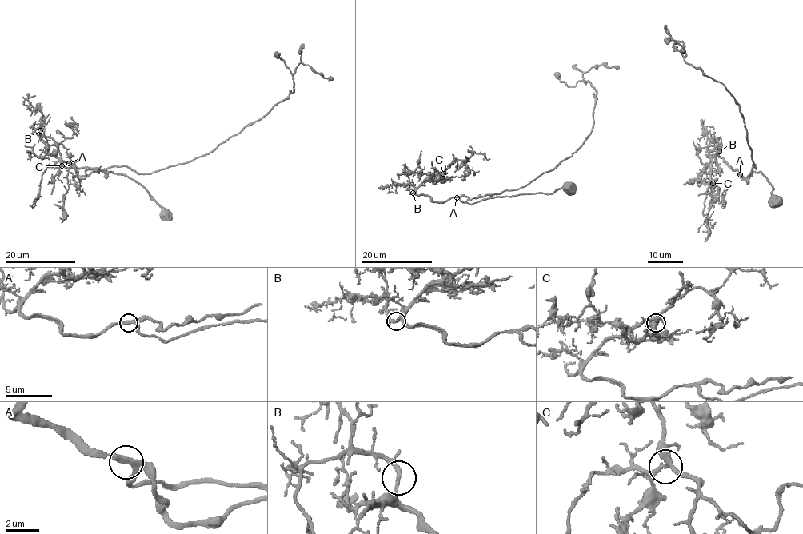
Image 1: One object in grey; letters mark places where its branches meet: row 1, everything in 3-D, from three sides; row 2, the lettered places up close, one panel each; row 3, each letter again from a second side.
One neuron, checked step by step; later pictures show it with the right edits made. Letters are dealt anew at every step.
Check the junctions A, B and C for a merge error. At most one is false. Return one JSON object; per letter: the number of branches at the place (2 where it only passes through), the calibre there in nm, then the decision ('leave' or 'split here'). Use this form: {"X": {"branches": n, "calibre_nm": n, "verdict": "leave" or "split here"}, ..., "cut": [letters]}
{"A": {"branches": 3, "calibre_nm": 240, "verdict": "leave"}, "B": {"branches": 3, "calibre_nm": 200, "verdict": "leave"}, "C": {"branches": 3, "calibre_nm": 240, "verdict": "leave"}, "cut": []}

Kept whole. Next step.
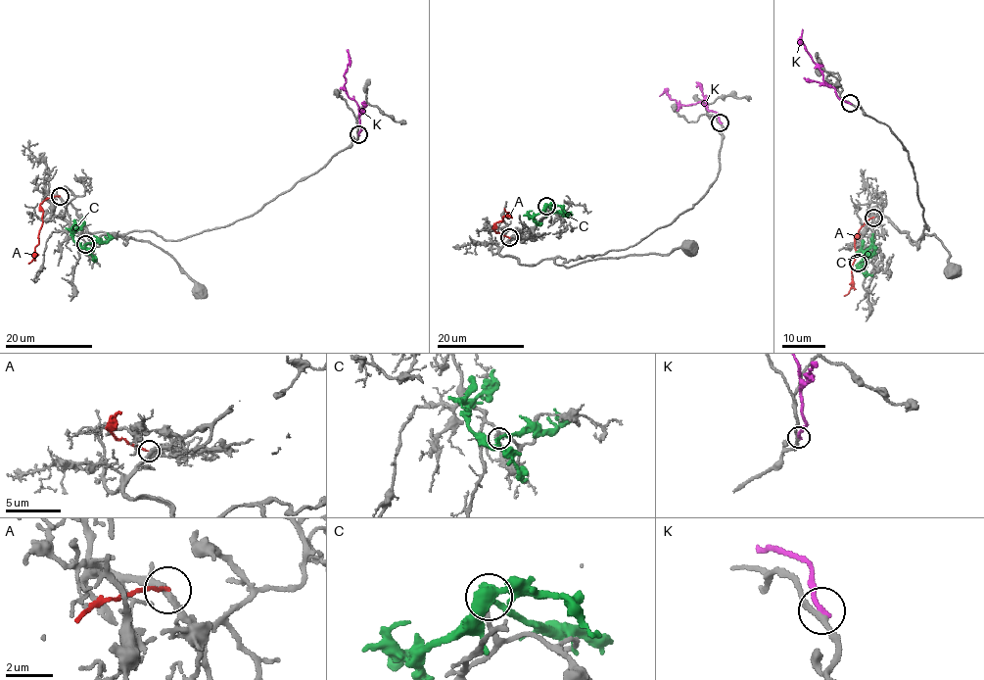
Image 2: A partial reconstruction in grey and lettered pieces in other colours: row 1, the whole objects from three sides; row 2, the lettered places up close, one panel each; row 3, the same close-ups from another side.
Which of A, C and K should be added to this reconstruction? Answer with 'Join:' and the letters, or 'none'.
Join: none

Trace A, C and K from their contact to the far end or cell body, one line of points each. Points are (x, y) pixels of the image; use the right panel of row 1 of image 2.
A: (873, 218), (864, 223), (859, 231), (852, 266), (852, 286), (843, 296)
C: (858, 263), (860, 267), (862, 253), (869, 246), (873, 233)
K: (849, 103), (836, 95), (835, 90), (822, 79), (819, 66), (802, 42), (803, 29)

